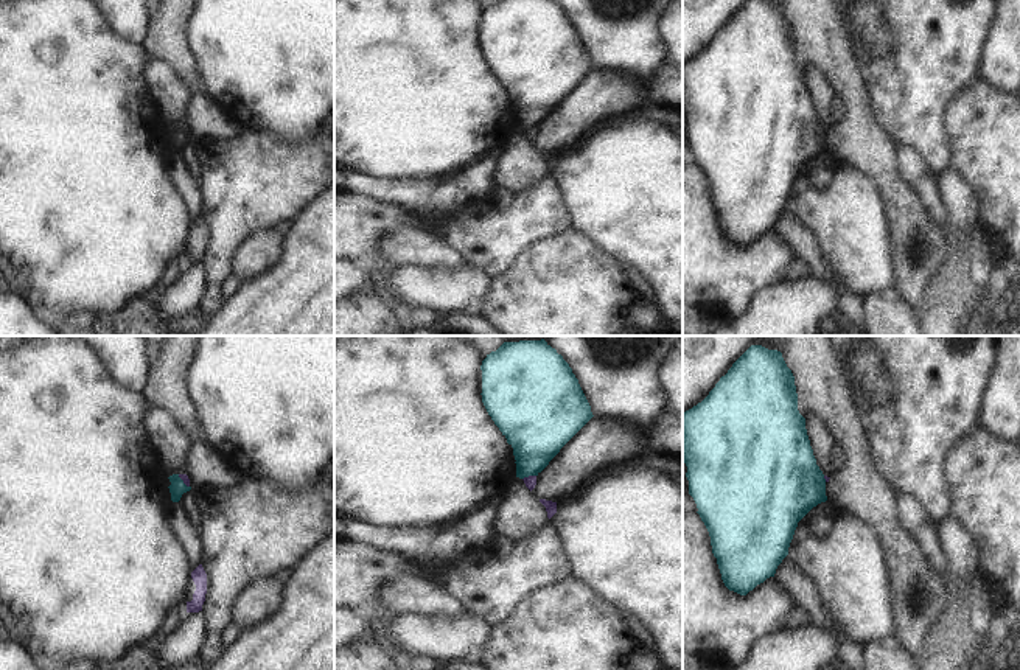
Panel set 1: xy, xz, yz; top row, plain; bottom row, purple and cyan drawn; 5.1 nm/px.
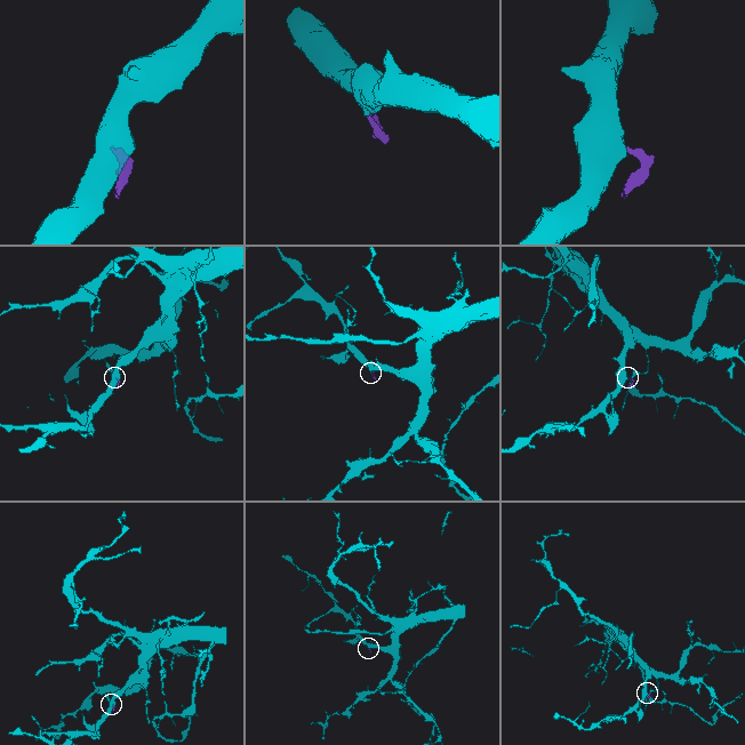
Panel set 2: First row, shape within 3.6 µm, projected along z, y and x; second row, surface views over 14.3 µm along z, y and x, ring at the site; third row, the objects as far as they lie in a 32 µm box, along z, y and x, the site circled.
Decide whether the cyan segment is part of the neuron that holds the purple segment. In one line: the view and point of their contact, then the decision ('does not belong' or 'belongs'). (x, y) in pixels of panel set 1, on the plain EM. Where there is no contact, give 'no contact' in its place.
xz (529, 128) | does not belong

